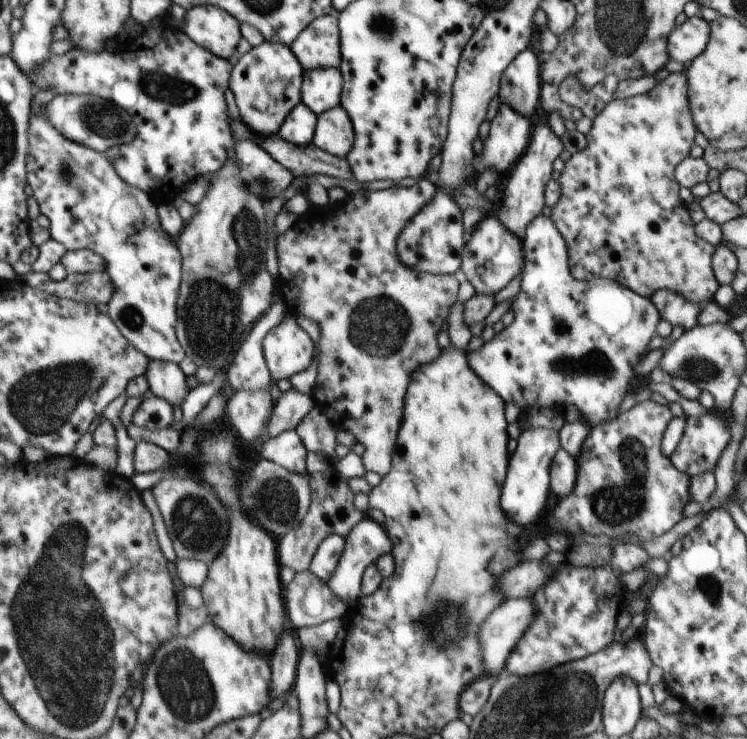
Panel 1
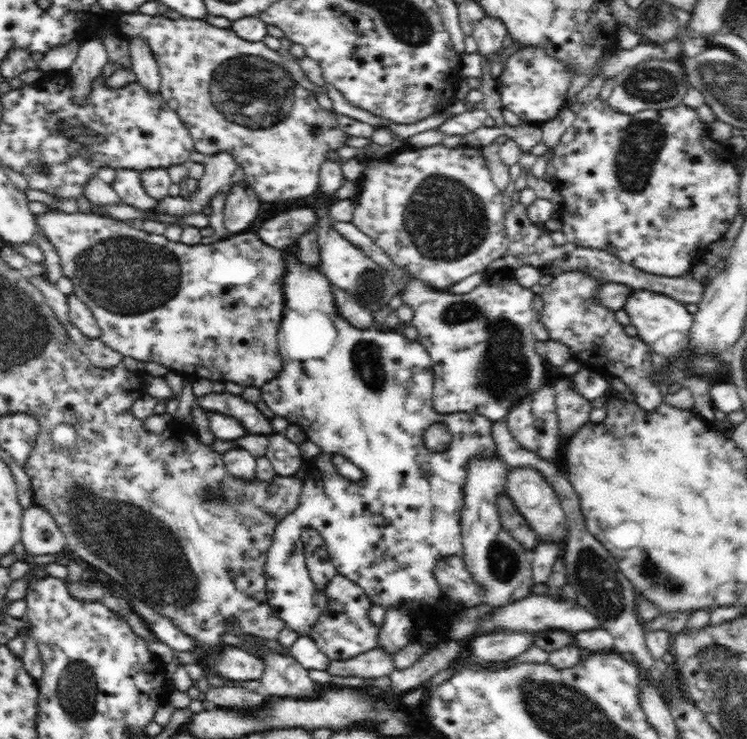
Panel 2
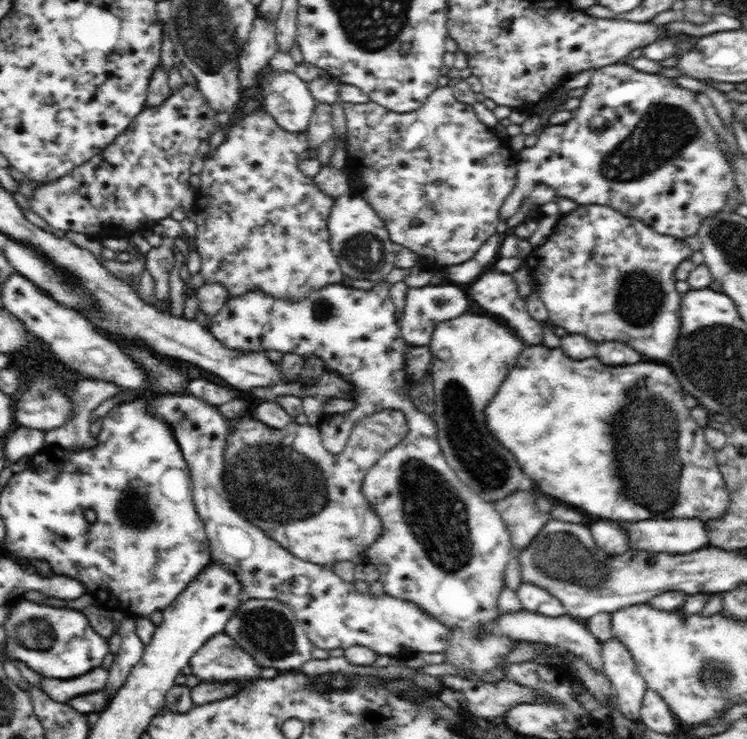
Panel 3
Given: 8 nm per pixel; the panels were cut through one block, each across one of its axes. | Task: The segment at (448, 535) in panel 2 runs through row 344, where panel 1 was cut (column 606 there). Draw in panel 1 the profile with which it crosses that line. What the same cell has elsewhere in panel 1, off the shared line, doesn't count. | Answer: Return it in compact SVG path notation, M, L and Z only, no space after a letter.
M547 213L530 221L522 244L524 277L521 290L511 305L515 320L482 348L467 350L469 367L504 402L512 401L522 410L560 411L572 404L578 408L582 422L590 424L591 429L618 418L622 400L632 392L630 382L637 375L633 368L646 356L646 348L657 334L656 328L662 318L656 305L614 279L577 281L570 272L566 241Z

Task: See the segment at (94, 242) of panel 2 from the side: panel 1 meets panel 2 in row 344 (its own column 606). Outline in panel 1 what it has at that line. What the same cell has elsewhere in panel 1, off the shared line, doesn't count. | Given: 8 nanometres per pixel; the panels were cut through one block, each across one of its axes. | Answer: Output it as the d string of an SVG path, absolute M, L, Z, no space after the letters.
M686 71L682 73L671 73L665 80L660 81L647 94L610 101L603 111L593 118L594 125L590 133L586 135L588 145L581 152L575 153L570 160L565 162L566 167L561 172L559 183L561 184L560 200L551 208L547 209L547 215L553 220L556 228L566 241L569 252L569 267L571 275L578 280L590 280L592 278L614 279L621 285L627 286L640 296L651 298L659 290L668 289L676 291L679 295L686 297L686 300L695 303L708 303L712 301L714 293L718 290L719 282L713 273L712 257L715 251L713 244L702 240L695 233L695 222L690 216L689 209L682 202L678 191L679 182L675 179L675 168L690 154L690 148L694 144L697 128L693 121L693 115L689 108L687 95L688 83Z

